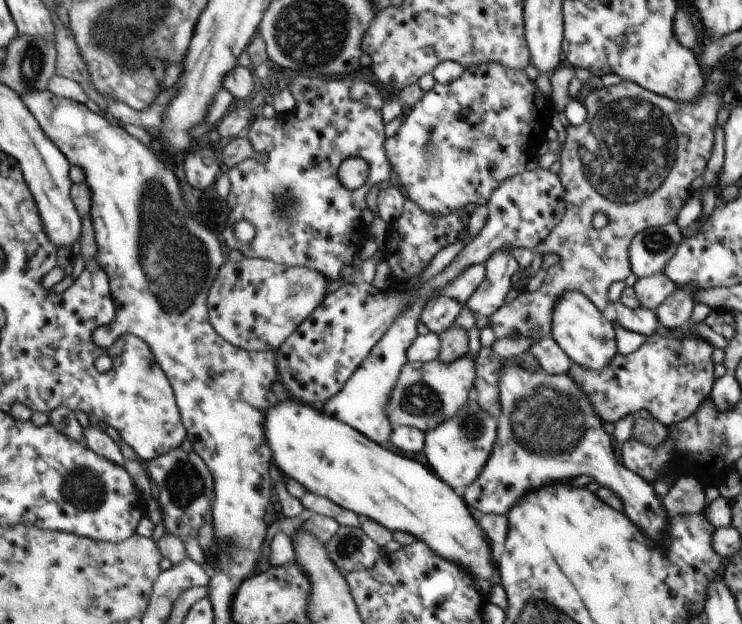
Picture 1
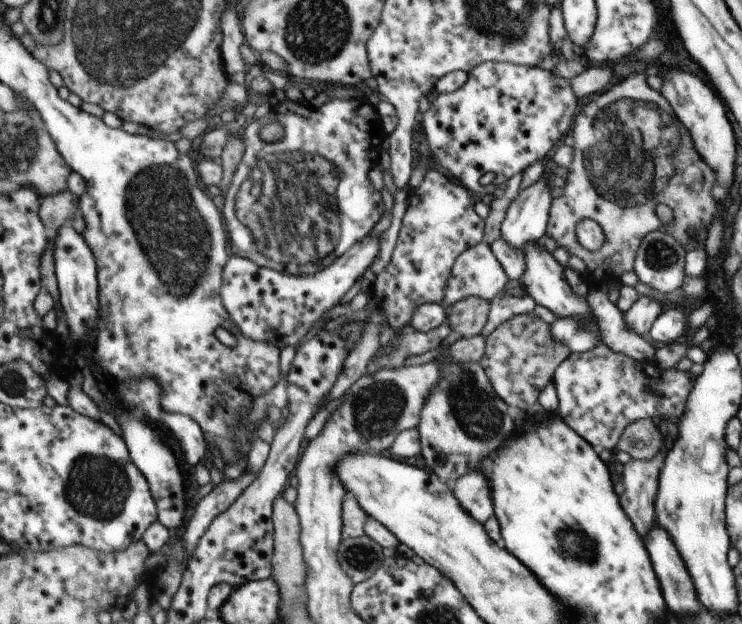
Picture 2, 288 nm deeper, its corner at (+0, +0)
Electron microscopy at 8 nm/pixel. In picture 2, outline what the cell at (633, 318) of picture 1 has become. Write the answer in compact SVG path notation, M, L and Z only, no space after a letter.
M663 310L657 320L653 322L647 338L653 342L663 342L665 344L673 344L679 336L683 336L683 332L689 332L687 330L687 312L685 310Z

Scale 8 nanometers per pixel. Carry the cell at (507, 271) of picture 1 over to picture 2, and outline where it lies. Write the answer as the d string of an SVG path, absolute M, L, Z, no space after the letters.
M545 166L543 178L521 190L507 208L505 220L501 224L501 240L509 242L517 250L521 250L529 242L537 242L547 232L549 208L553 202L545 178L547 174L551 172Z

